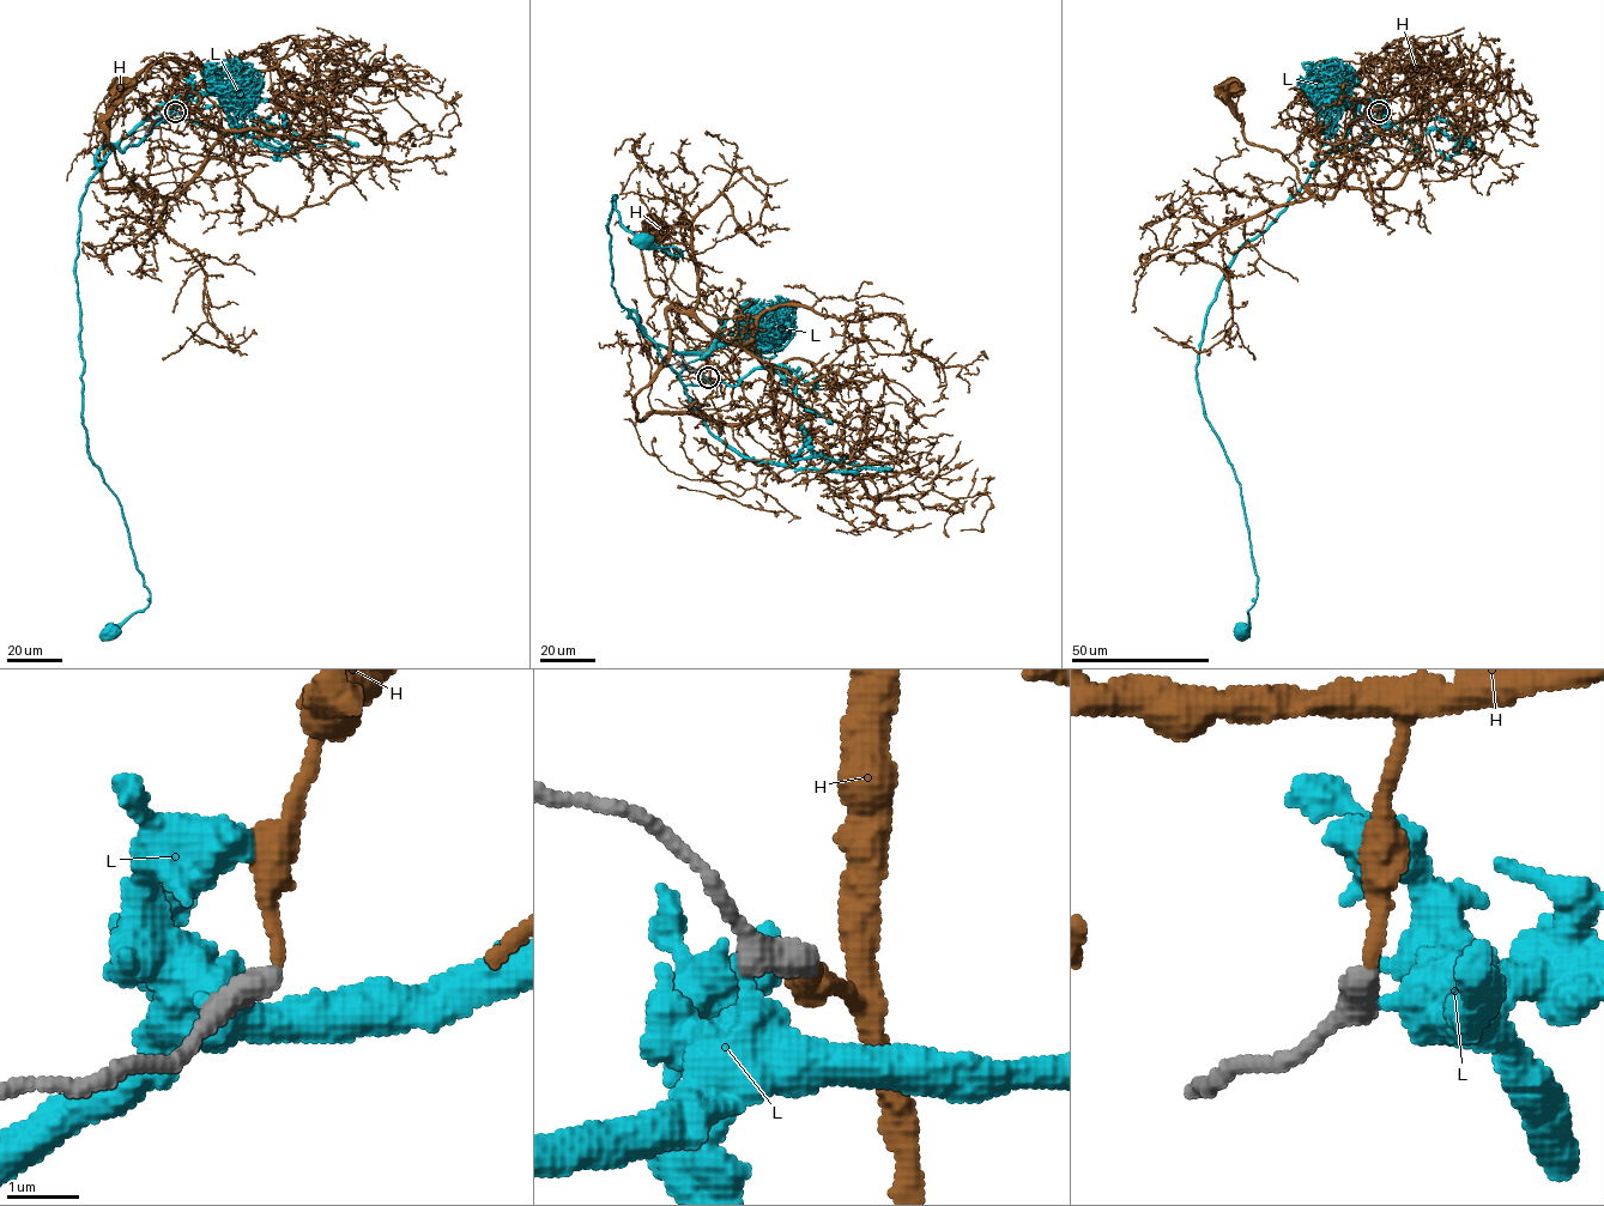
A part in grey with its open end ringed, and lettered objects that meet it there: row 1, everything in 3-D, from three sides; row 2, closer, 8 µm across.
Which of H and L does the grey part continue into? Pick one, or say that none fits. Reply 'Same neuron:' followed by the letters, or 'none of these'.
Same neuron: H

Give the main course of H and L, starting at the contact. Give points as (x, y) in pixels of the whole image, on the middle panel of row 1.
H: (708, 379), (706, 350), (720, 328), (754, 349), (651, 292), (633, 242), (654, 231)
L: (706, 379), (684, 385), (619, 302), (611, 285), (607, 232), (613, 197), (624, 226), (682, 255), (642, 243)

